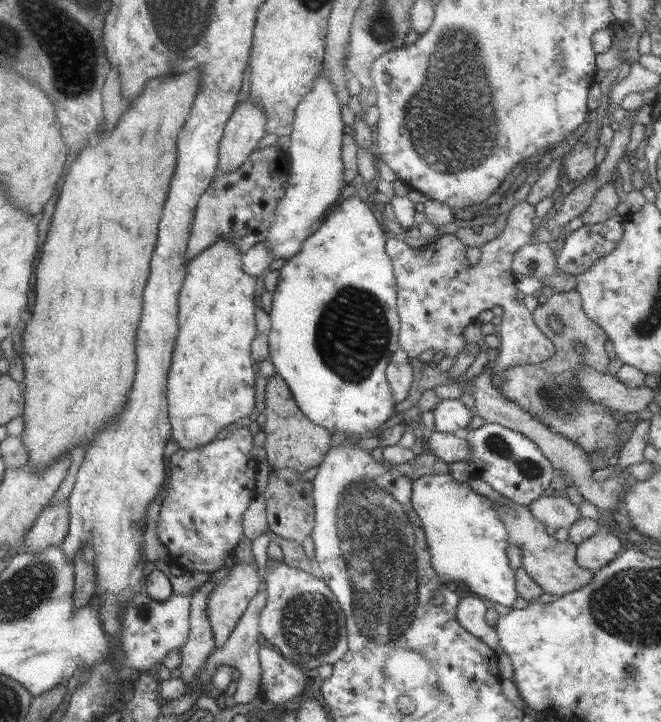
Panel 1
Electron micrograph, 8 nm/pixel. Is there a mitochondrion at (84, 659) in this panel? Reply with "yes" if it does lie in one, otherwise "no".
no

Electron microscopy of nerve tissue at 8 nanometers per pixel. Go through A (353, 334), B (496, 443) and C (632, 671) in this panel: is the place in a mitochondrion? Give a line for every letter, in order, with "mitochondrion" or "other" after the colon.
A: mitochondrion
B: mitochondrion
C: mitochondrion

